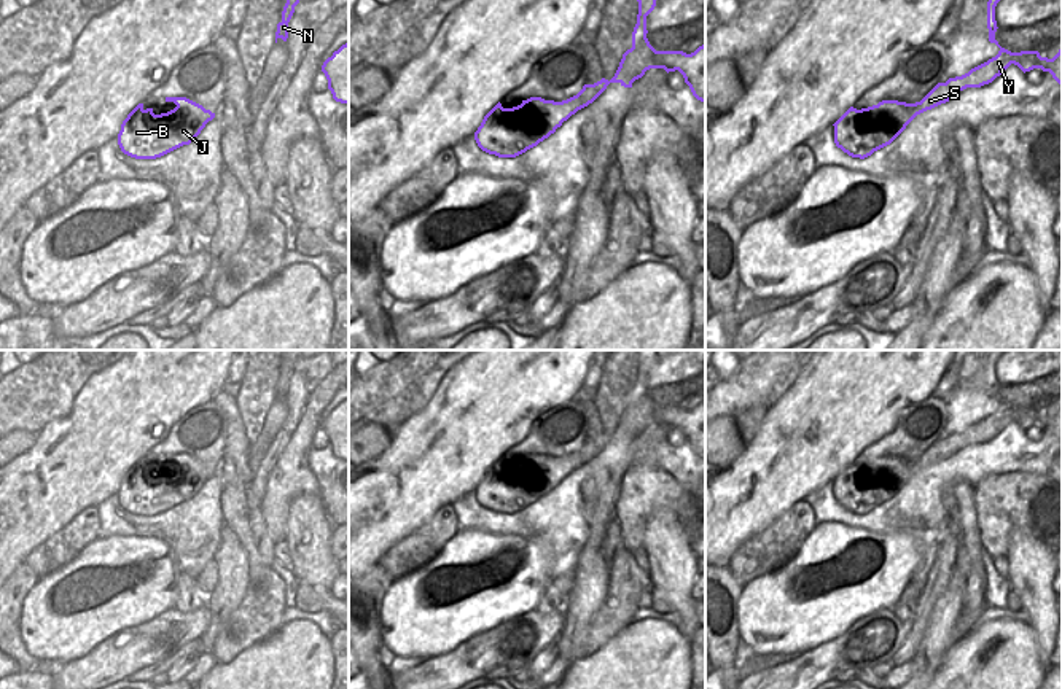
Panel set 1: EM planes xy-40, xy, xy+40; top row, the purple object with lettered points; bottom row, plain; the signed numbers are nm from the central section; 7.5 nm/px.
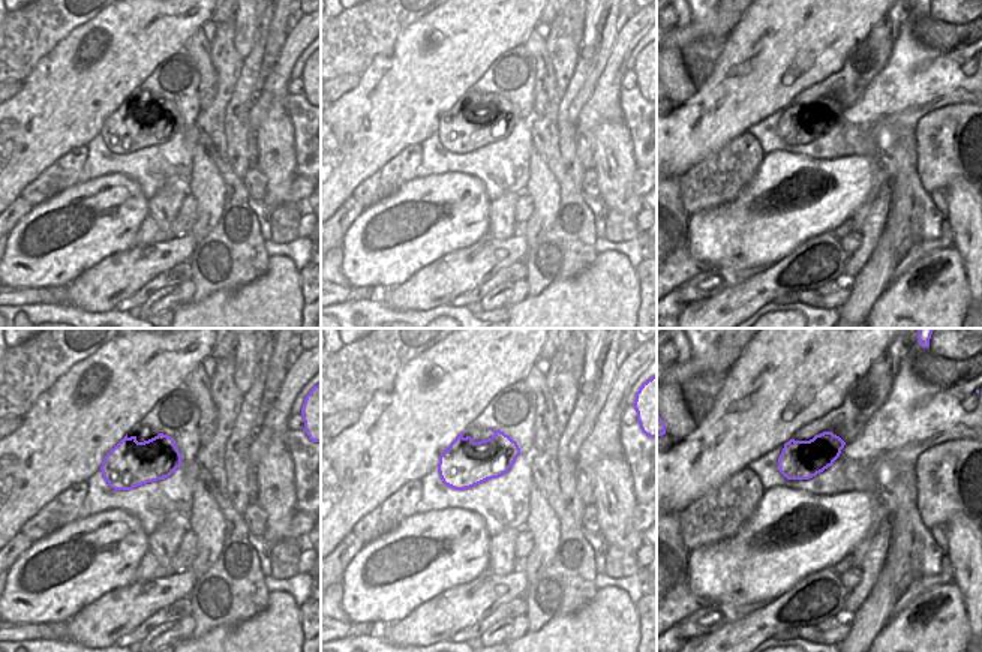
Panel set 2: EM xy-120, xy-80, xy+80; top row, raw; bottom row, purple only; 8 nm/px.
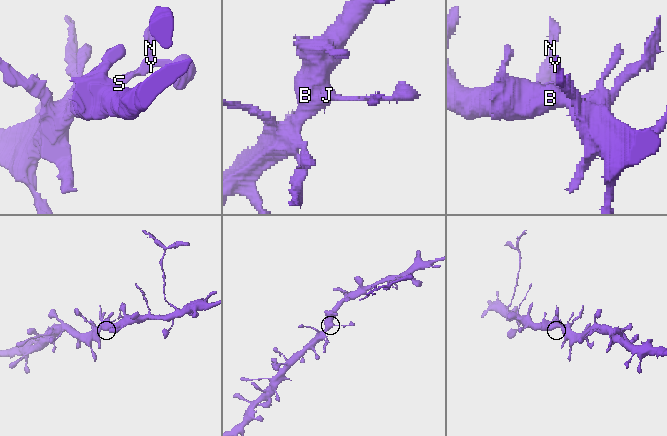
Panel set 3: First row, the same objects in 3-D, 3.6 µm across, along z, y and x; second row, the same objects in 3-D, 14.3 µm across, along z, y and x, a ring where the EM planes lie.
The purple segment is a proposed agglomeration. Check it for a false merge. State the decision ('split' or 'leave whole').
leave whole

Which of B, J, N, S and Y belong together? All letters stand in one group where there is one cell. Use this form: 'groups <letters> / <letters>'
groups B J N S Y

